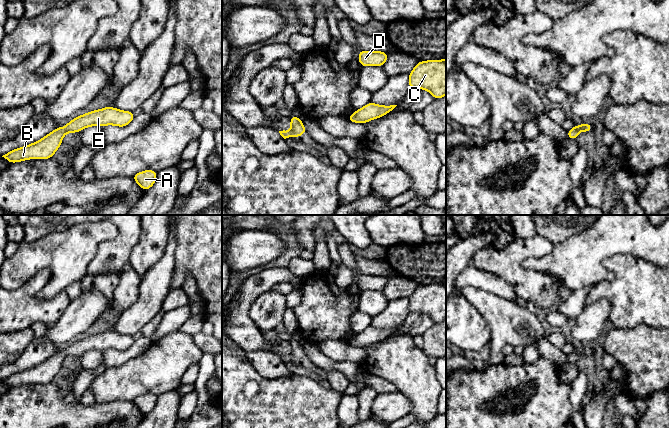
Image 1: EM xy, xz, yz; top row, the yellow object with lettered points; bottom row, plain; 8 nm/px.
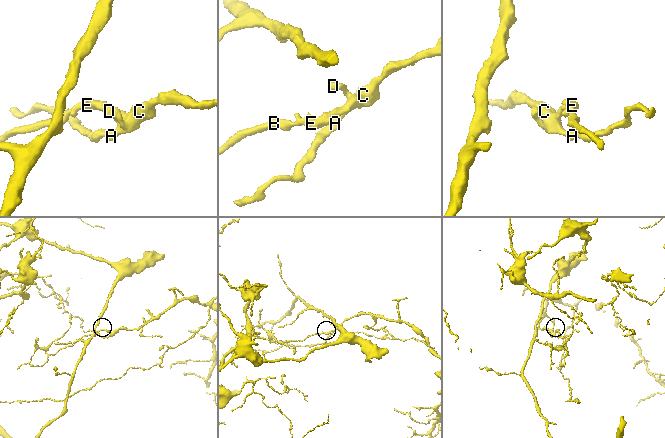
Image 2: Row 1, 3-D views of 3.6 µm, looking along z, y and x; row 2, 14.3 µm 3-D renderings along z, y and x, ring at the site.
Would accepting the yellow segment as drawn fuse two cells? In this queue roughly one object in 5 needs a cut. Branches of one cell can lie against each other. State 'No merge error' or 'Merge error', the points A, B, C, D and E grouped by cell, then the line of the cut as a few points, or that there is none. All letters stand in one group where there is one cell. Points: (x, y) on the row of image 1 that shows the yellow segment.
No merge error. Groups: A B C D E. No split

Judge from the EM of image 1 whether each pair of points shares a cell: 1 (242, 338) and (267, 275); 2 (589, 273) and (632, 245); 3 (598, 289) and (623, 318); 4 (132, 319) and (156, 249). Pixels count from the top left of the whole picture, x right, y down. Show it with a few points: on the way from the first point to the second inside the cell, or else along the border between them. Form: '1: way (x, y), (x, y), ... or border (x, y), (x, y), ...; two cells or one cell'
1: way (244, 322), (244, 302), (257, 289); one cell
2: way (594, 261), (610, 245), (620, 245); one cell
3: way (607, 291), (623, 309); one cell
4: border (164, 250), (163, 254), (140, 276); two cells

